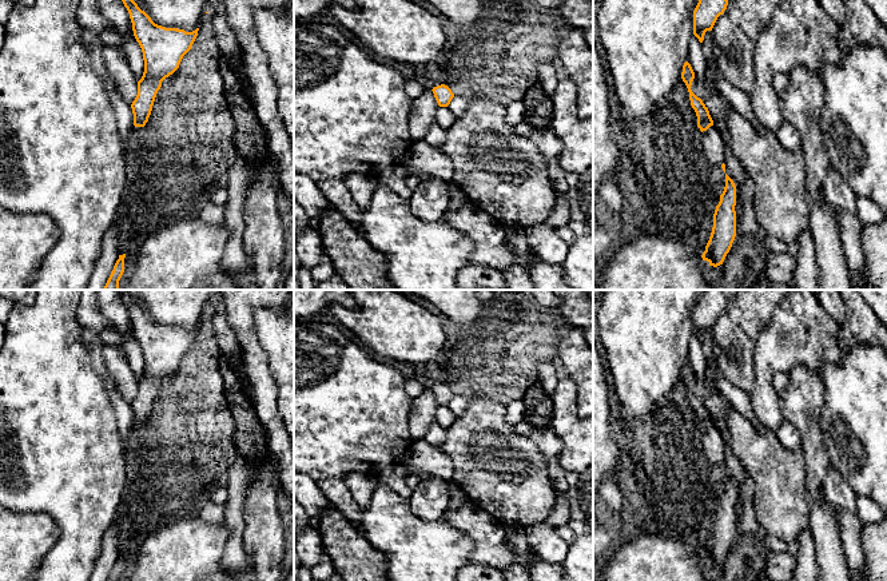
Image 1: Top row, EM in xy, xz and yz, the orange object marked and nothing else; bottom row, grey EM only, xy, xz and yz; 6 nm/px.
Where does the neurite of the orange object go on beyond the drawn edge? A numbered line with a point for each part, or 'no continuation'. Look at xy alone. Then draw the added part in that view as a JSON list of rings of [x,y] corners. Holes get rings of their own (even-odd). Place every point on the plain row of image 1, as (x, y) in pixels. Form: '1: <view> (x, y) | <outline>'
no continuation

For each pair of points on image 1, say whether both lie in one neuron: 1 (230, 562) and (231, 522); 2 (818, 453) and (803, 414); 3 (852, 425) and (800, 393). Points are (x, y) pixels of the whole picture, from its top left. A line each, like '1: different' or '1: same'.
1: same
2: same
3: different

